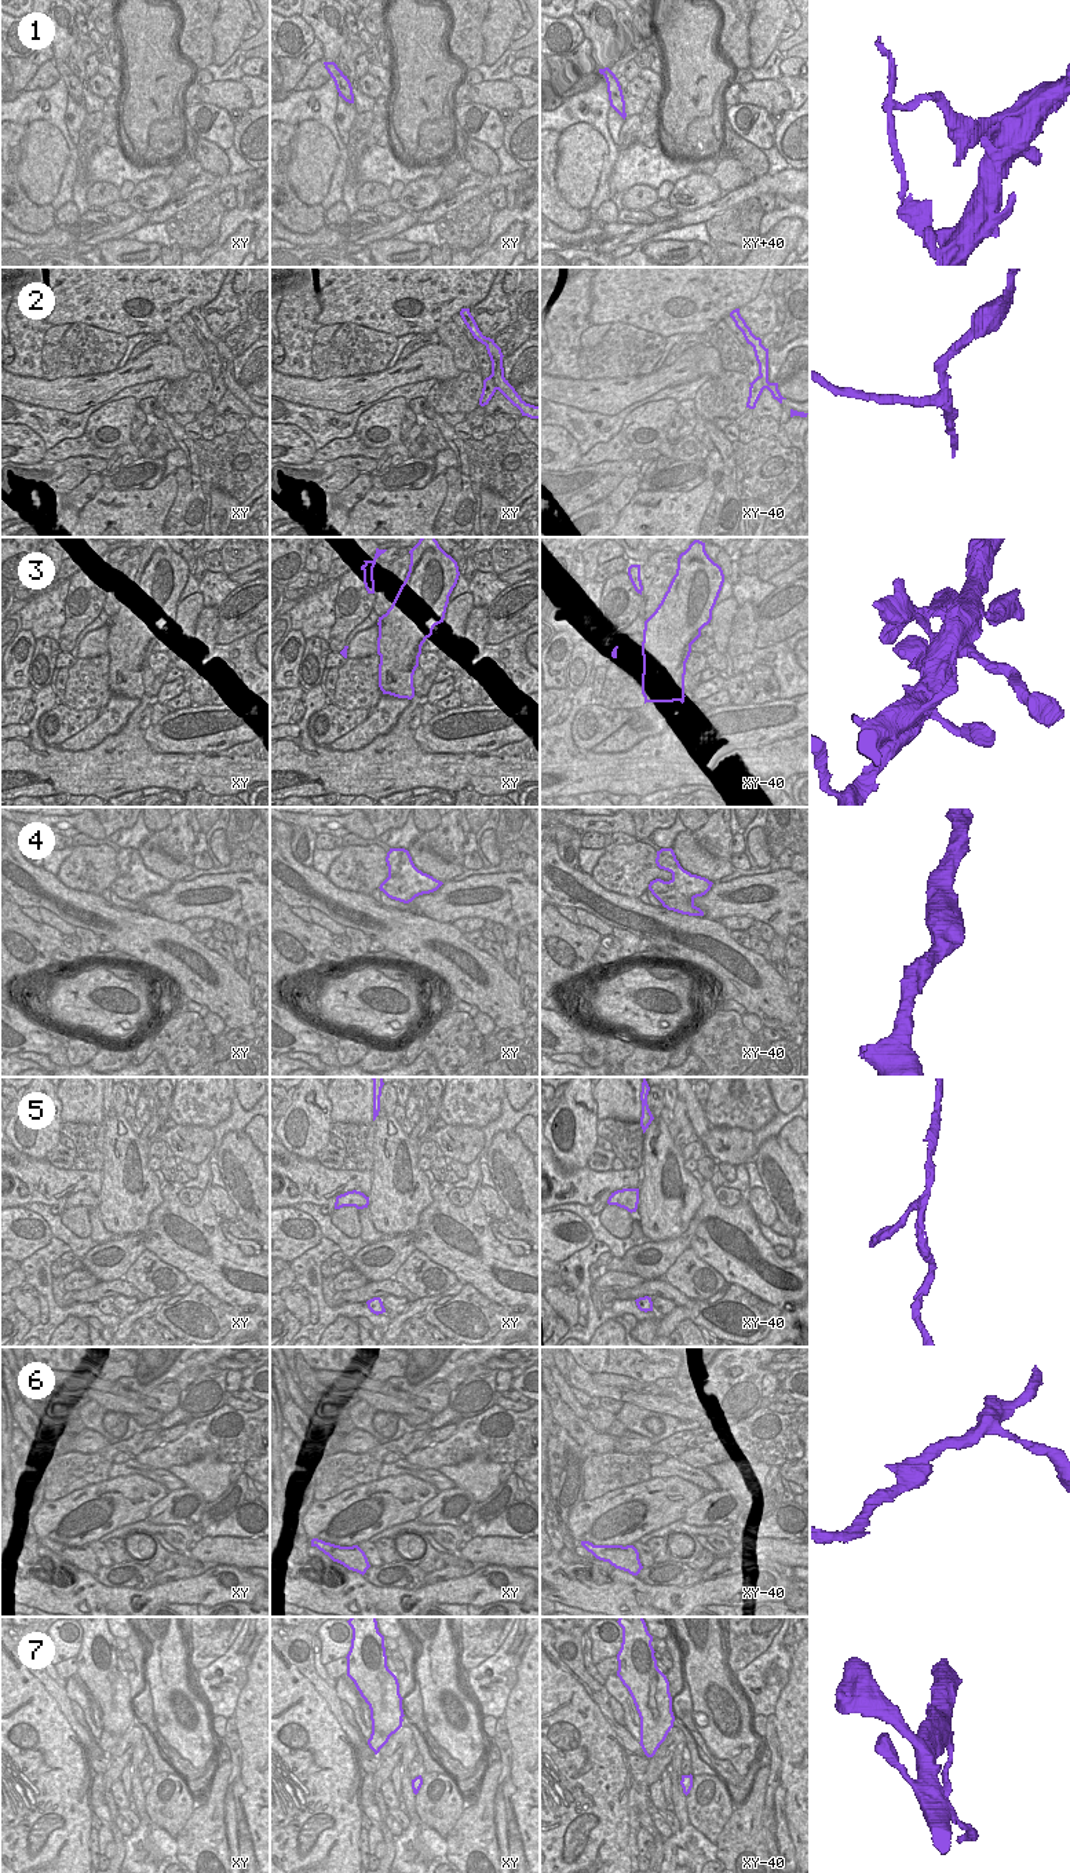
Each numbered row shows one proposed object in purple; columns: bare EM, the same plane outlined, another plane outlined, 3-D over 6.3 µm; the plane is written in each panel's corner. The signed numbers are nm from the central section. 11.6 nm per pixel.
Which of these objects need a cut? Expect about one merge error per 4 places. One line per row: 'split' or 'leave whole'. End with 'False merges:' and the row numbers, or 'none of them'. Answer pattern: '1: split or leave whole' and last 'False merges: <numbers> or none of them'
1: split
2: split
3: split
4: leave whole
5: split
6: leave whole
7: leave whole
False merges: 1, 2, 3, 5

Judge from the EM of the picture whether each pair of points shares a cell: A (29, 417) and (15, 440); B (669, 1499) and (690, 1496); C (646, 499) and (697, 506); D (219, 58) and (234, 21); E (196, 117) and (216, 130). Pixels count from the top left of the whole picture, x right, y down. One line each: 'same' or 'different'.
A: different
B: same
C: same
D: same
E: same

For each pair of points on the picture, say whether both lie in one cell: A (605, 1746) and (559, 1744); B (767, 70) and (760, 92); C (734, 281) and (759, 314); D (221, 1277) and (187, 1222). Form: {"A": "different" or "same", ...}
{"A": "same", "B": "different", "C": "different", "D": "same"}

